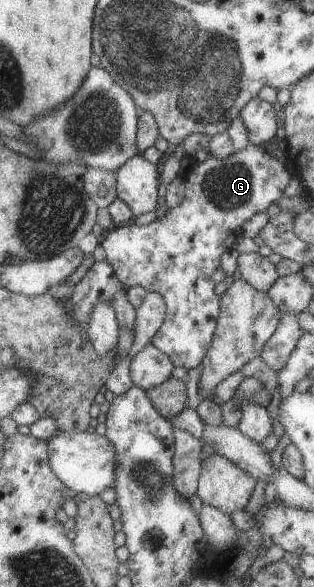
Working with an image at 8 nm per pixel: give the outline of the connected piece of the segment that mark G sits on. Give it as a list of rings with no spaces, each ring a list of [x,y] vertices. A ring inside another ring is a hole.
[[[246,145],[242,150],[234,151],[230,156],[223,159],[217,159],[214,157],[206,157],[202,162],[195,161],[194,164],[189,166],[189,169],[184,172],[182,177],[185,194],[179,206],[173,209],[167,209],[163,216],[154,219],[147,225],[137,226],[132,221],[124,225],[113,226],[113,228],[104,232],[100,238],[100,245],[104,249],[106,254],[106,262],[113,268],[114,274],[121,284],[127,289],[128,287],[141,286],[145,291],[157,292],[165,302],[166,312],[162,324],[159,329],[150,338],[150,343],[154,345],[160,352],[166,354],[170,359],[173,367],[182,367],[193,369],[198,367],[202,358],[206,354],[208,347],[210,346],[214,331],[216,330],[216,318],[220,309],[220,302],[218,295],[214,294],[214,285],[225,277],[224,272],[220,269],[220,255],[224,251],[231,249],[234,239],[240,234],[241,224],[248,220],[253,214],[266,212],[266,208],[270,206],[271,202],[275,202],[278,198],[283,196],[283,190],[287,187],[289,180],[294,177],[295,174],[288,169],[287,164],[279,162],[272,158],[265,151],[265,145]]]

